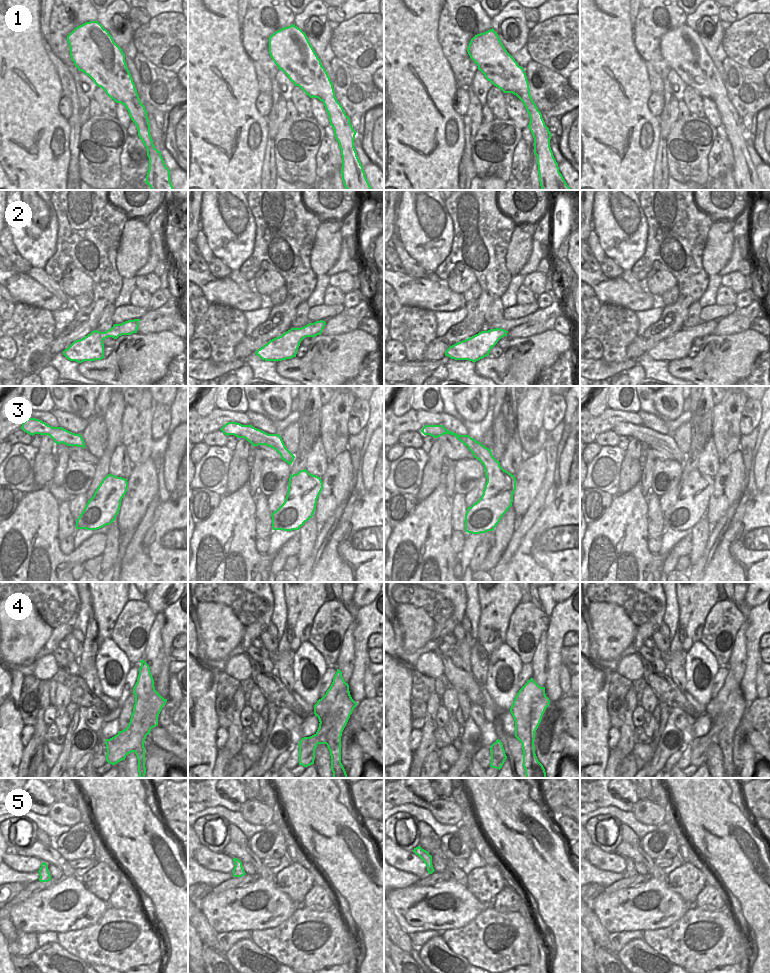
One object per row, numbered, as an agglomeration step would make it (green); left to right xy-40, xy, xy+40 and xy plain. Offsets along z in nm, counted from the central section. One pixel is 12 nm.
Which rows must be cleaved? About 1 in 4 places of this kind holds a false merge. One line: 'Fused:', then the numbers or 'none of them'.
Fused: 4

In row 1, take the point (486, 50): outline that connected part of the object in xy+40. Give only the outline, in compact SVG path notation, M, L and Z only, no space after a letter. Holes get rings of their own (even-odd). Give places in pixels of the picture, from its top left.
M493 28L475 35L467 52L488 81L504 93L516 95L523 102L530 117L528 127L534 138L534 154L537 156L542 190L571 190L559 172L550 147L552 134L530 95L529 82L523 67L507 52Z

